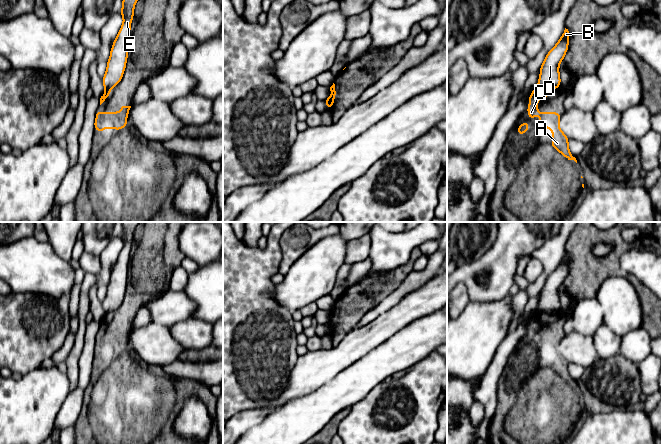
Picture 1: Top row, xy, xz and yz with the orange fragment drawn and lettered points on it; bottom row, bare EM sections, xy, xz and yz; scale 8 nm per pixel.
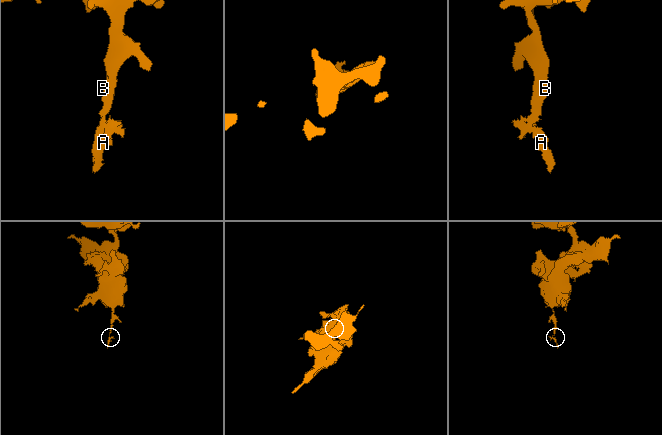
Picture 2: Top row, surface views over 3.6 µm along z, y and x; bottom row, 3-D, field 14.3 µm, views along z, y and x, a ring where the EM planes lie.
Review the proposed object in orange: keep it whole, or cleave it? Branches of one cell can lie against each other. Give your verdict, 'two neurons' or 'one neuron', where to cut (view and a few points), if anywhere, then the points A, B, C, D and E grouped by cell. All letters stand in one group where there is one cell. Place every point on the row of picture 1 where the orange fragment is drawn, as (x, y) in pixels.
two neurons; cut in yz along (538, 85), (548, 92); A C / B D E

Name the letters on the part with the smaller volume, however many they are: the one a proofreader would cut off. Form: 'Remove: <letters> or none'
Remove: A, C

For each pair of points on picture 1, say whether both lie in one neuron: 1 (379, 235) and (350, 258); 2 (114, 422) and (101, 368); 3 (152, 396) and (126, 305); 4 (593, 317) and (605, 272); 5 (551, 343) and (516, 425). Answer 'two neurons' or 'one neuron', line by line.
1: two neurons
2: one neuron
3: one neuron
4: two neurons
5: one neuron

